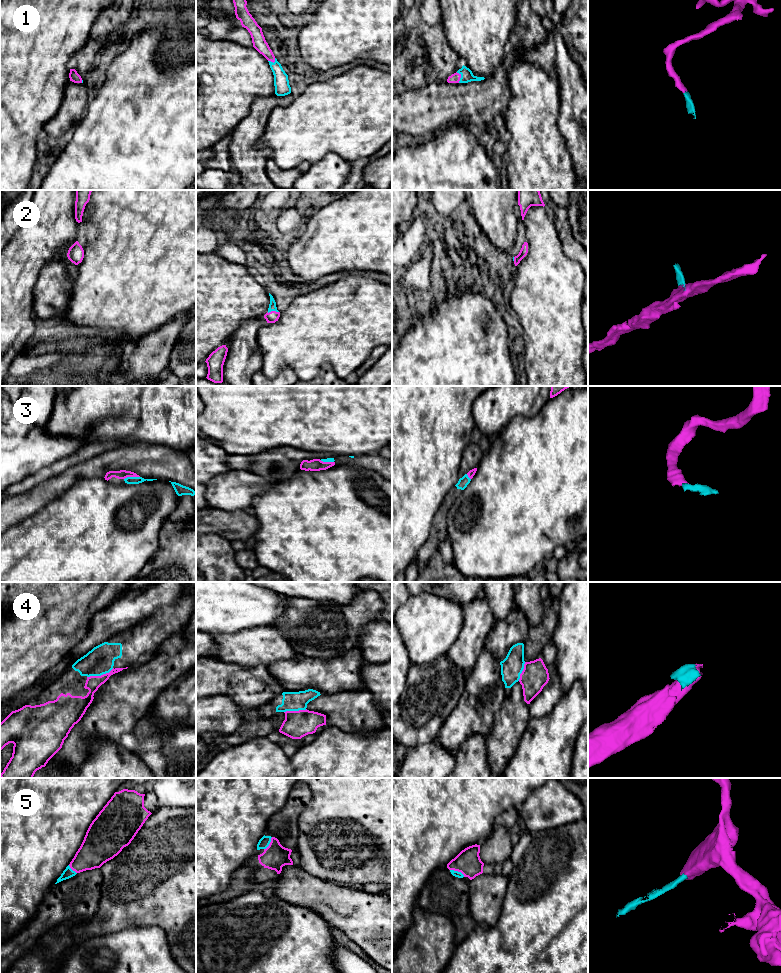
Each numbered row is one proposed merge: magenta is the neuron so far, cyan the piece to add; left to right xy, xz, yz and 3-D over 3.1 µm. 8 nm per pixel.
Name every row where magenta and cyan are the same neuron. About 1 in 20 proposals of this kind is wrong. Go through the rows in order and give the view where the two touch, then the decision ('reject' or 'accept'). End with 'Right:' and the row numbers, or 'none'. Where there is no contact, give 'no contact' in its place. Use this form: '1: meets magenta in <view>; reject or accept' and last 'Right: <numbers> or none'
1: meets magenta in yz; accept
2: meets magenta in xz; accept
3: meets magenta in xy; accept
4: meets magenta in xy; accept
5: meets magenta in yz; accept
Right: 1, 2, 3, 4, 5

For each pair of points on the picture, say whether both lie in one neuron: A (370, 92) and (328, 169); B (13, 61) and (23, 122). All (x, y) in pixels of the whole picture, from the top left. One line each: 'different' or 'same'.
A: different
B: same

